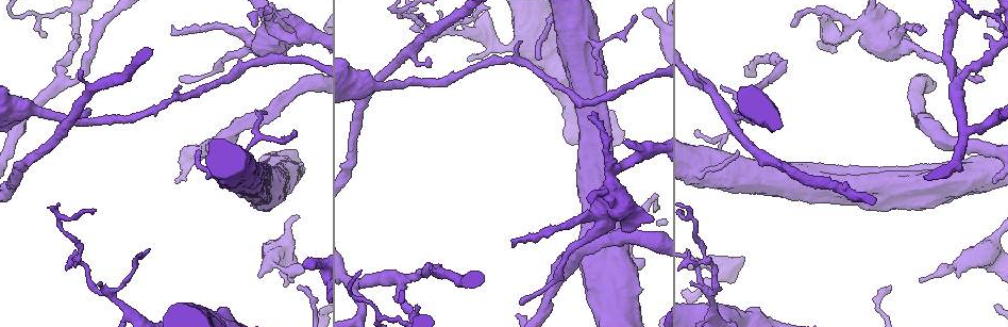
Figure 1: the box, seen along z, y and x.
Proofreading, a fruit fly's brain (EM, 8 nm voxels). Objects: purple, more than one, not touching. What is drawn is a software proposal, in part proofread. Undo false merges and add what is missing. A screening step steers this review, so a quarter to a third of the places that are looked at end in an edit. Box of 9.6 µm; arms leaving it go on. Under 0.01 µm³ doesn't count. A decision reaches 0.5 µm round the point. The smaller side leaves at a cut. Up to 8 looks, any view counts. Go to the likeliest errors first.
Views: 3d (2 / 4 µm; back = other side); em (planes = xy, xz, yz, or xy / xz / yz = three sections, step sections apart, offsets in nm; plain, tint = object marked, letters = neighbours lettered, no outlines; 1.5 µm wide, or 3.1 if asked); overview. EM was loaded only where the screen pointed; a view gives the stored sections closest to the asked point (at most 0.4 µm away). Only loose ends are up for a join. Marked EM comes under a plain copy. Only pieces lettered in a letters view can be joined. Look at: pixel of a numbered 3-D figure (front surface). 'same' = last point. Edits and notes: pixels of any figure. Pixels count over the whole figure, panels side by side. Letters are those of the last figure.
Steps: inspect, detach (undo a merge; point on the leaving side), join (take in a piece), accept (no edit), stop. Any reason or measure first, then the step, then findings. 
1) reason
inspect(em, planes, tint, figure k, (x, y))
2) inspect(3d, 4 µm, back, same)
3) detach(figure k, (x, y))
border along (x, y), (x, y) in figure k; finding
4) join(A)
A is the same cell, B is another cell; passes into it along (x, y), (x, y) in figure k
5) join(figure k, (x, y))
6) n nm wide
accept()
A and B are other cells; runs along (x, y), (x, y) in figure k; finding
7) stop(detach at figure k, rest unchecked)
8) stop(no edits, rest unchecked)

free end
inspect(em, planes, tint, figure 1, (512, 242))

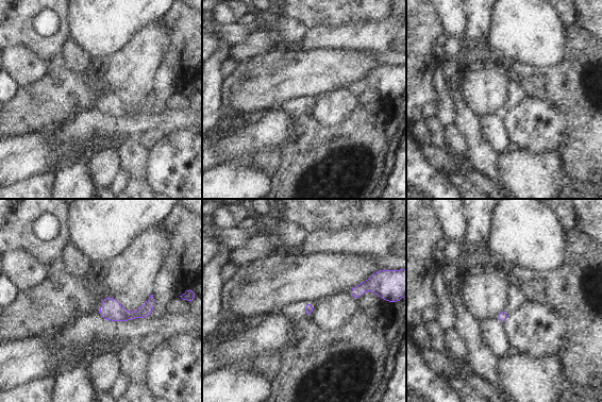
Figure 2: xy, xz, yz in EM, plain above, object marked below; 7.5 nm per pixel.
inspect(em, planes, letters, same)

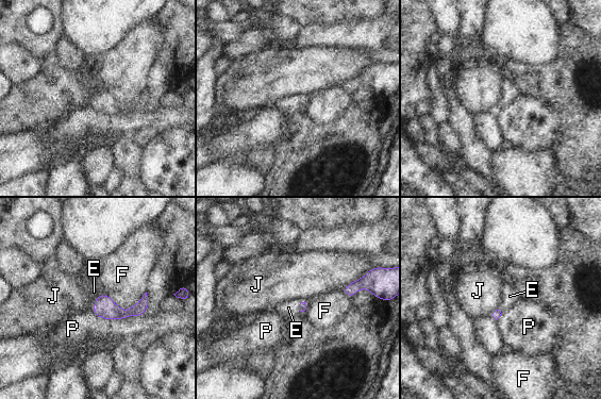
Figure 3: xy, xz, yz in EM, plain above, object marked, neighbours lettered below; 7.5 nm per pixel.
join(E)
E is the same cell, F, J and P are other cells; passes into it along (302, 305), (298, 304), (288, 308) in figure 3; it goes on there

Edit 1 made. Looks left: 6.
redraw
inspect(overview)

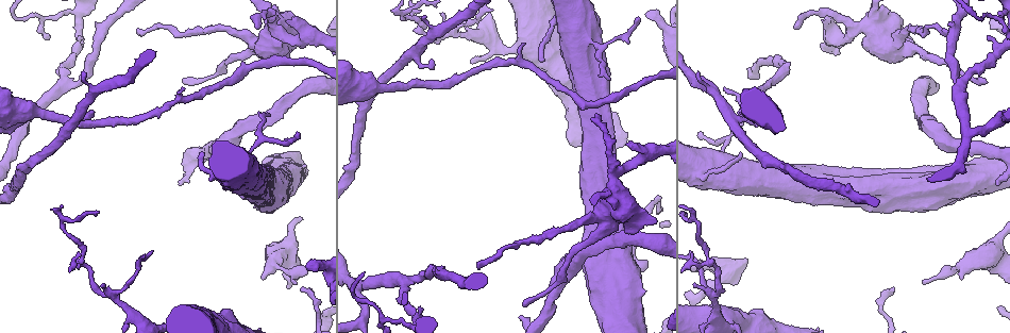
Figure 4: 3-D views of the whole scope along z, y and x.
free end
inspect(3d, 4 µm, figure 4, (646, 14))

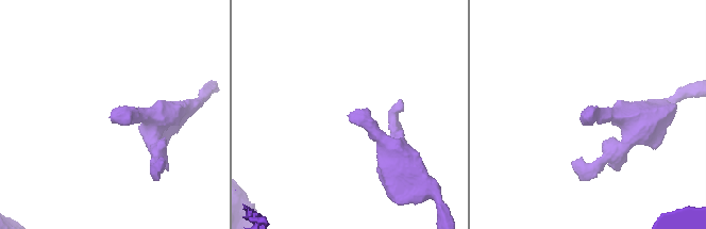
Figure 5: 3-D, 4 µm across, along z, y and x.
now the EM
inspect(em, planes, letters, figure 5, (109, 117))

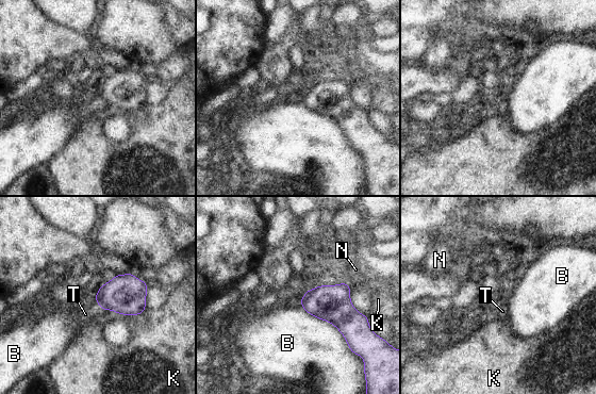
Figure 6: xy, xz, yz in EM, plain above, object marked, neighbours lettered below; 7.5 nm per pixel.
accept()
B, K, N and T are other cells; border along (298, 299), (350, 350) in figure 6; none of them fits

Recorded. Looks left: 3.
free end
inspect(em, planes, letters, figure 4, (440, 15))

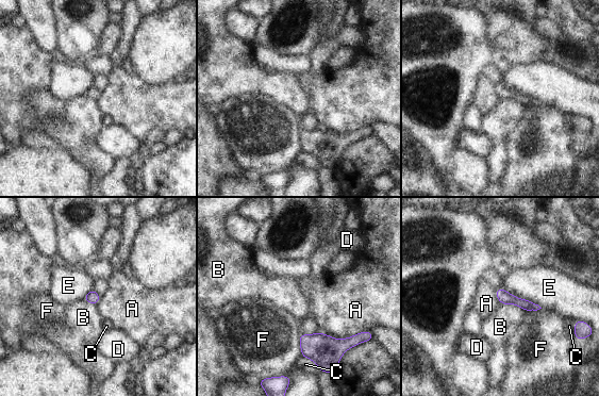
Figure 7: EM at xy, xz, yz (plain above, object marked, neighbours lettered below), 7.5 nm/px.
90 nm wide
accept()
A, B, C, D, E and F are other cells; runs along (498, 291), (505, 298), (535, 307) in figure 7; no lettered piece goes on from it

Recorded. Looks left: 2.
stop(join at figure 3, rest unchecked)

